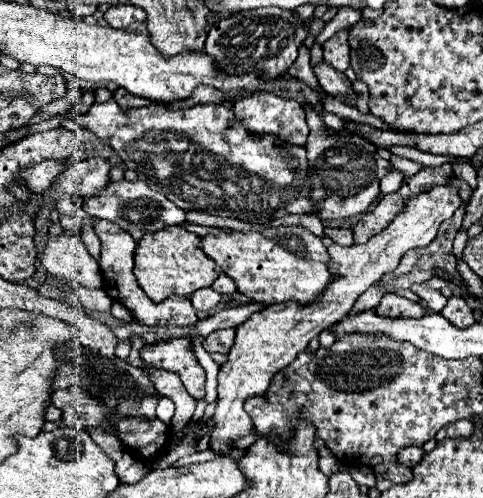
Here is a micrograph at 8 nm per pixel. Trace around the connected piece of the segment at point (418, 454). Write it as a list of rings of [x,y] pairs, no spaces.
[[[408,446],[408,448],[402,448],[402,450],[398,452],[398,462],[400,462],[400,464],[406,464],[408,468],[412,468],[412,466],[416,466],[416,464],[422,460],[422,456],[424,456],[424,450],[422,450],[422,448]]]

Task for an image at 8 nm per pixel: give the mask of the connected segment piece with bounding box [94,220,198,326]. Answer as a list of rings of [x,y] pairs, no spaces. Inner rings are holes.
[[[94,220],[94,232],[102,244],[102,256],[98,262],[98,266],[102,270],[102,278],[104,278],[102,288],[112,300],[124,304],[132,312],[134,320],[138,320],[140,324],[148,324],[148,326],[192,326],[198,322],[196,310],[194,310],[190,298],[170,296],[168,300],[156,304],[144,294],[144,290],[138,286],[138,280],[132,272],[136,242],[132,240],[132,236],[128,232],[124,232],[118,224],[110,224],[108,220]]]

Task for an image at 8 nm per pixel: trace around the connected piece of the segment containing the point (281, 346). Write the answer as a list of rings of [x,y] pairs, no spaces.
[[[452,178],[408,198],[394,220],[366,244],[332,244],[328,248],[328,270],[336,274],[336,280],[332,280],[332,284],[324,290],[324,300],[320,300],[320,304],[312,304],[312,308],[300,308],[300,304],[292,304],[292,300],[288,300],[288,304],[272,304],[262,312],[252,314],[250,320],[236,330],[236,340],[228,352],[228,362],[220,366],[218,372],[218,402],[214,414],[216,428],[210,438],[210,448],[226,452],[230,450],[230,438],[242,438],[250,434],[252,420],[244,410],[244,400],[250,396],[262,396],[278,370],[288,366],[302,350],[306,350],[308,342],[314,336],[336,324],[336,320],[344,318],[352,310],[358,296],[366,292],[374,282],[378,282],[386,272],[392,272],[410,248],[428,246],[436,238],[438,226],[448,220],[458,208],[460,194],[458,188],[452,186]]]

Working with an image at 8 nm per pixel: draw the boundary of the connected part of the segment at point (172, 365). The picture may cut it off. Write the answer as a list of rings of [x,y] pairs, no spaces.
[[[172,338],[168,342],[142,346],[140,356],[150,366],[172,370],[172,372],[180,374],[188,394],[192,398],[204,398],[206,372],[198,364],[198,360],[192,352],[192,342],[188,338]]]

